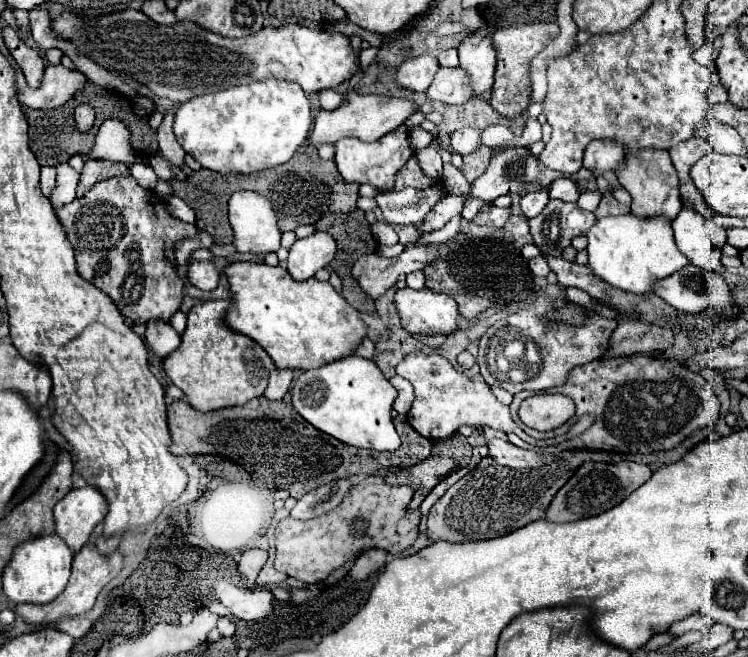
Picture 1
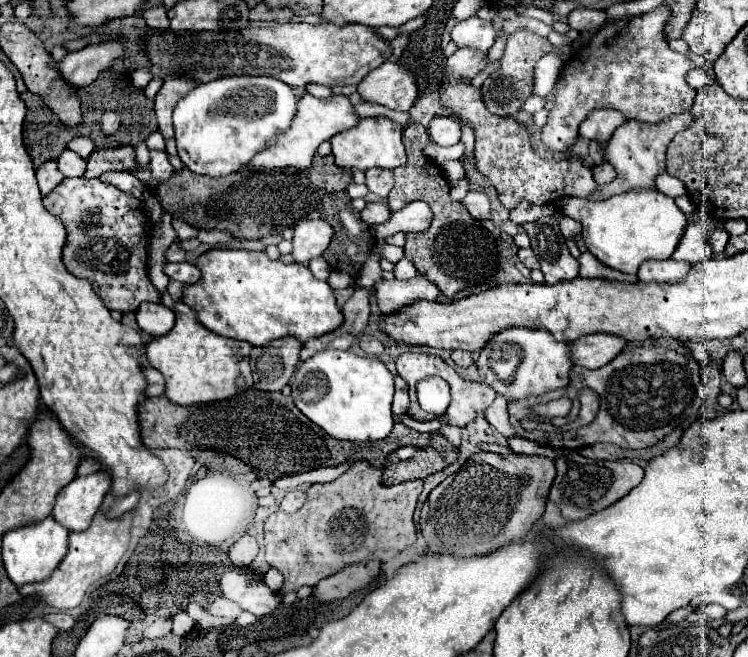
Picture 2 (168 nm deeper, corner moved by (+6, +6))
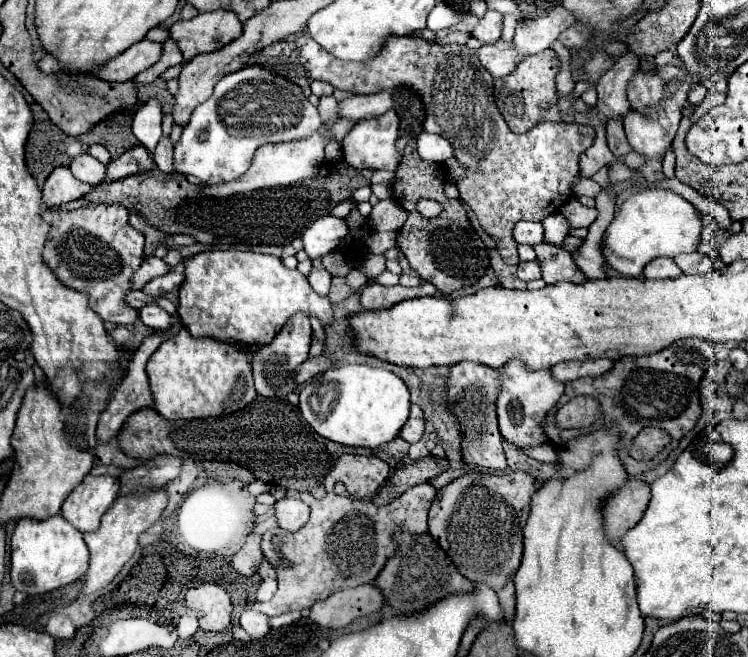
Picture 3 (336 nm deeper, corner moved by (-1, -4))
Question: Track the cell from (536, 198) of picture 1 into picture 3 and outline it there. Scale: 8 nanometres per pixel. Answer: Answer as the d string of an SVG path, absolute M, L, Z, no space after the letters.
M520 221L514 227L514 239L518 243L526 243L526 245L536 245L540 241L544 241L544 229L542 223L532 223L532 221Z

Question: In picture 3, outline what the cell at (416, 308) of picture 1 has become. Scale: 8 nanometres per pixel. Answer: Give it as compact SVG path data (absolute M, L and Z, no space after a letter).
M426 281L420 283L418 287L402 287L402 285L382 287L378 283L368 283L362 289L360 303L368 311L378 311L378 309L388 309L400 301L406 301L406 299L432 297L432 295L436 295L436 287L432 287L432 283L426 283Z

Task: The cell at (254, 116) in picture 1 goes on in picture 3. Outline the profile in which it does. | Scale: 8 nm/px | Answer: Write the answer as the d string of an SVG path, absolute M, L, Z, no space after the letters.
M252 65L222 77L212 97L194 109L190 123L174 147L176 171L194 175L204 185L234 181L248 171L252 155L260 145L302 139L312 135L320 125L322 121L316 107L300 87Z

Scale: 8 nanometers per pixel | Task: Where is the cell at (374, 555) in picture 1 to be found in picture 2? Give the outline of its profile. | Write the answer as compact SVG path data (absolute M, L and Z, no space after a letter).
M367 561L361 565L349 565L341 569L341 573L335 573L333 577L327 577L319 581L313 587L313 595L319 601L337 601L345 599L353 591L365 589L379 573L379 561Z

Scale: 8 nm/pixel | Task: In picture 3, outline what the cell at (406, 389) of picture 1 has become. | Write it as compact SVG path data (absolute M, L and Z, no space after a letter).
M410 405L410 417L402 427L400 437L408 443L416 443L420 441L422 433L424 433L424 411L418 405Z

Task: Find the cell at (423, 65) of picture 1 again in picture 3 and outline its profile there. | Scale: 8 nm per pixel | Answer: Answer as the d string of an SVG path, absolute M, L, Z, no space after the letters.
M380 91L372 95L352 95L350 99L340 101L340 117L348 117L354 121L380 117L388 109L394 109L394 99L390 91Z

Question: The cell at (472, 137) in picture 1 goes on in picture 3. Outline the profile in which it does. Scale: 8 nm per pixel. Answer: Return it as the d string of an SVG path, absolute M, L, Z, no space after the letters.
M426 131L418 135L418 151L422 159L428 159L432 163L444 163L446 159L454 157L454 149L444 137Z

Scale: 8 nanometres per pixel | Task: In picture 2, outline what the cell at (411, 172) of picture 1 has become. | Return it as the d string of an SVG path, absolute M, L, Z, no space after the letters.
M411 123L403 129L403 145L407 149L407 163L397 167L395 185L387 197L391 209L403 209L407 203L425 201L433 211L433 221L427 231L409 233L405 243L405 257L417 267L417 271L433 281L439 291L453 297L457 291L483 283L497 271L497 241L495 237L469 215L463 203L449 197L449 183L443 169L423 155L423 147L429 143L423 125Z

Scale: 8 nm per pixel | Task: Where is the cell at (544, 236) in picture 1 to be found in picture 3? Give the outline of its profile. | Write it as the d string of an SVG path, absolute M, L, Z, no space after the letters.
M538 243L534 245L536 251L536 261L542 269L542 279L546 283L560 283L560 281L570 281L570 283L584 283L586 277L584 273L576 267L572 255L558 245L552 243Z

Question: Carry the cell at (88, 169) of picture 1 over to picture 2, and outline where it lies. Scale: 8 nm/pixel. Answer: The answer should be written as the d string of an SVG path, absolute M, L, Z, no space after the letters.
M131 145L115 147L115 149L97 149L87 159L85 177L93 179L105 171L133 171L137 165L135 149Z

